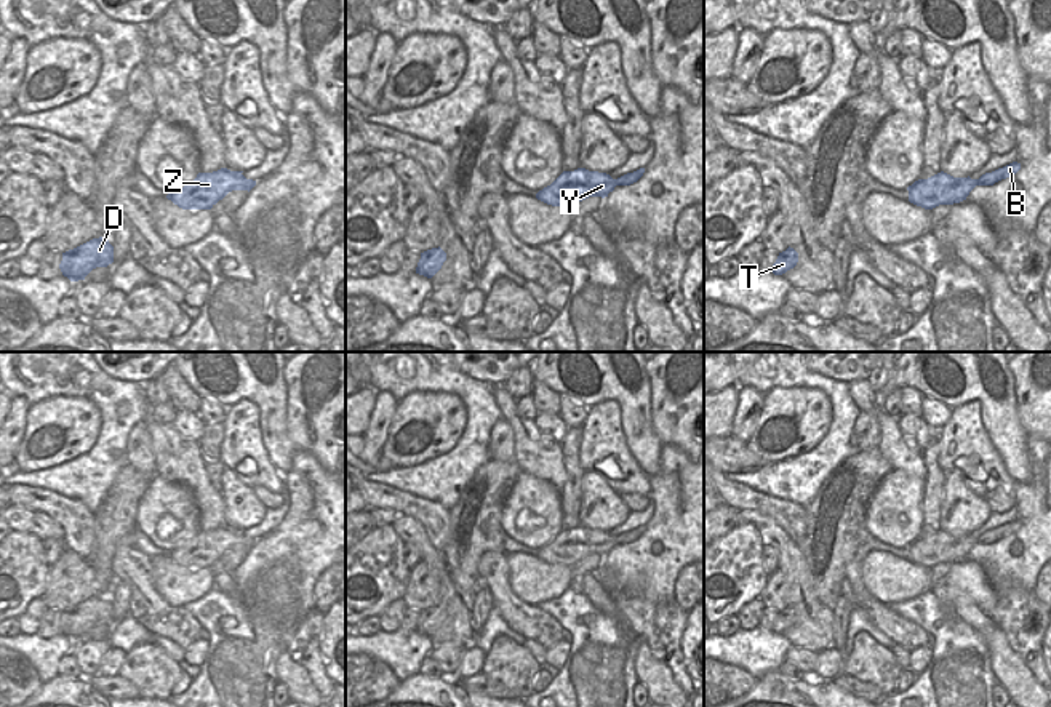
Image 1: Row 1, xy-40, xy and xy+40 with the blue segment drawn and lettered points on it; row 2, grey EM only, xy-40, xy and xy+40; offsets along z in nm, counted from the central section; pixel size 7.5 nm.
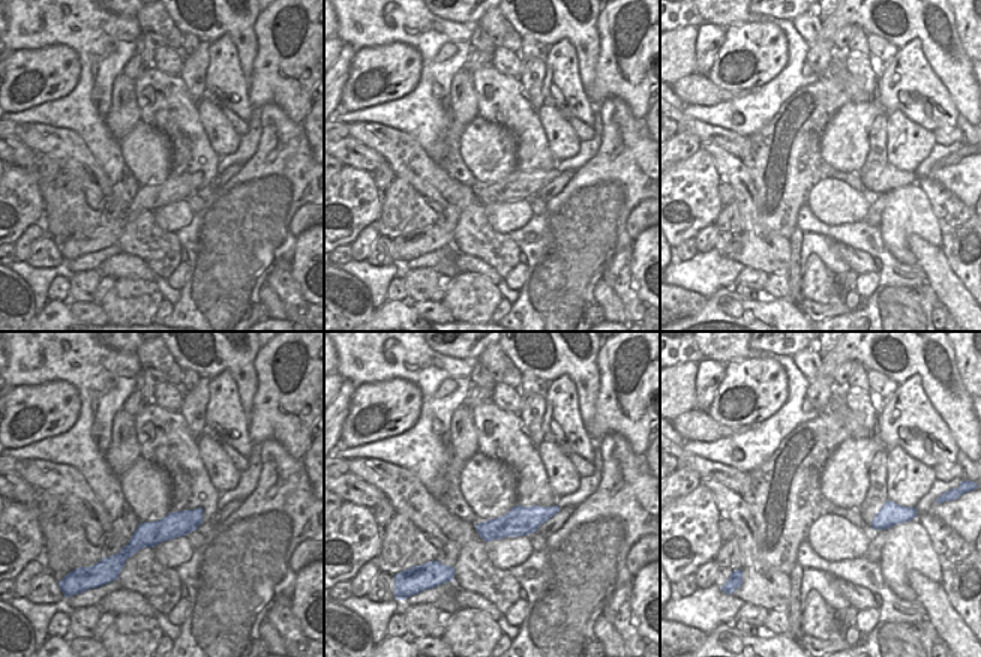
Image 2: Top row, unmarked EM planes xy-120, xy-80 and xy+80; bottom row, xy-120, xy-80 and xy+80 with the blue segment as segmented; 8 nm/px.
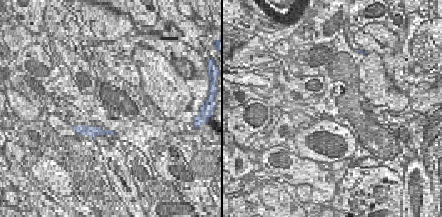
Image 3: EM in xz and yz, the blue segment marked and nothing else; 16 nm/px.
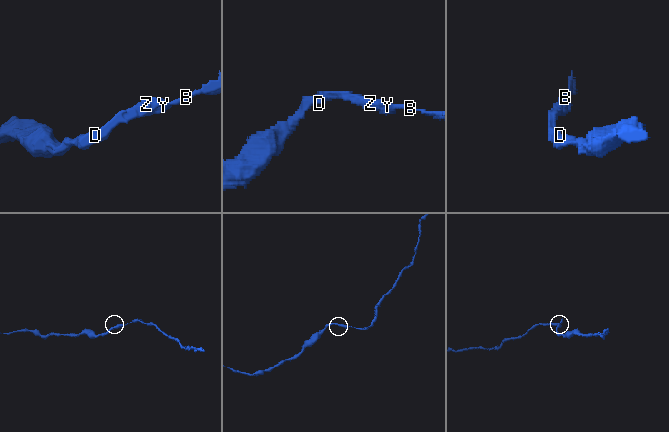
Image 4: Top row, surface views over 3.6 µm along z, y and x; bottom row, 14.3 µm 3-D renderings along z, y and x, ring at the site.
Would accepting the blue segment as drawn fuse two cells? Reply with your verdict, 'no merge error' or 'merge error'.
no merge error

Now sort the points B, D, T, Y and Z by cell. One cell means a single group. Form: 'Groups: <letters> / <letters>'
Groups: B D T Y Z

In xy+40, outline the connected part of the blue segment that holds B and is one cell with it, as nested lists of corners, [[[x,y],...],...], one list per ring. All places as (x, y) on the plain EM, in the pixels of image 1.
[[[1013,520],[992,531],[982,533],[979,537],[953,536],[944,529],[928,536],[918,537],[909,549],[909,560],[925,568],[933,568],[939,563],[953,563],[966,558],[969,550],[976,544],[993,544],[995,541],[1016,533],[1021,528],[1021,521]]]

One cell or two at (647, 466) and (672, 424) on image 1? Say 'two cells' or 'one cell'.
two cells

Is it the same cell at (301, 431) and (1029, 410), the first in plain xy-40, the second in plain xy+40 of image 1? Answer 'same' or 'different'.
same

